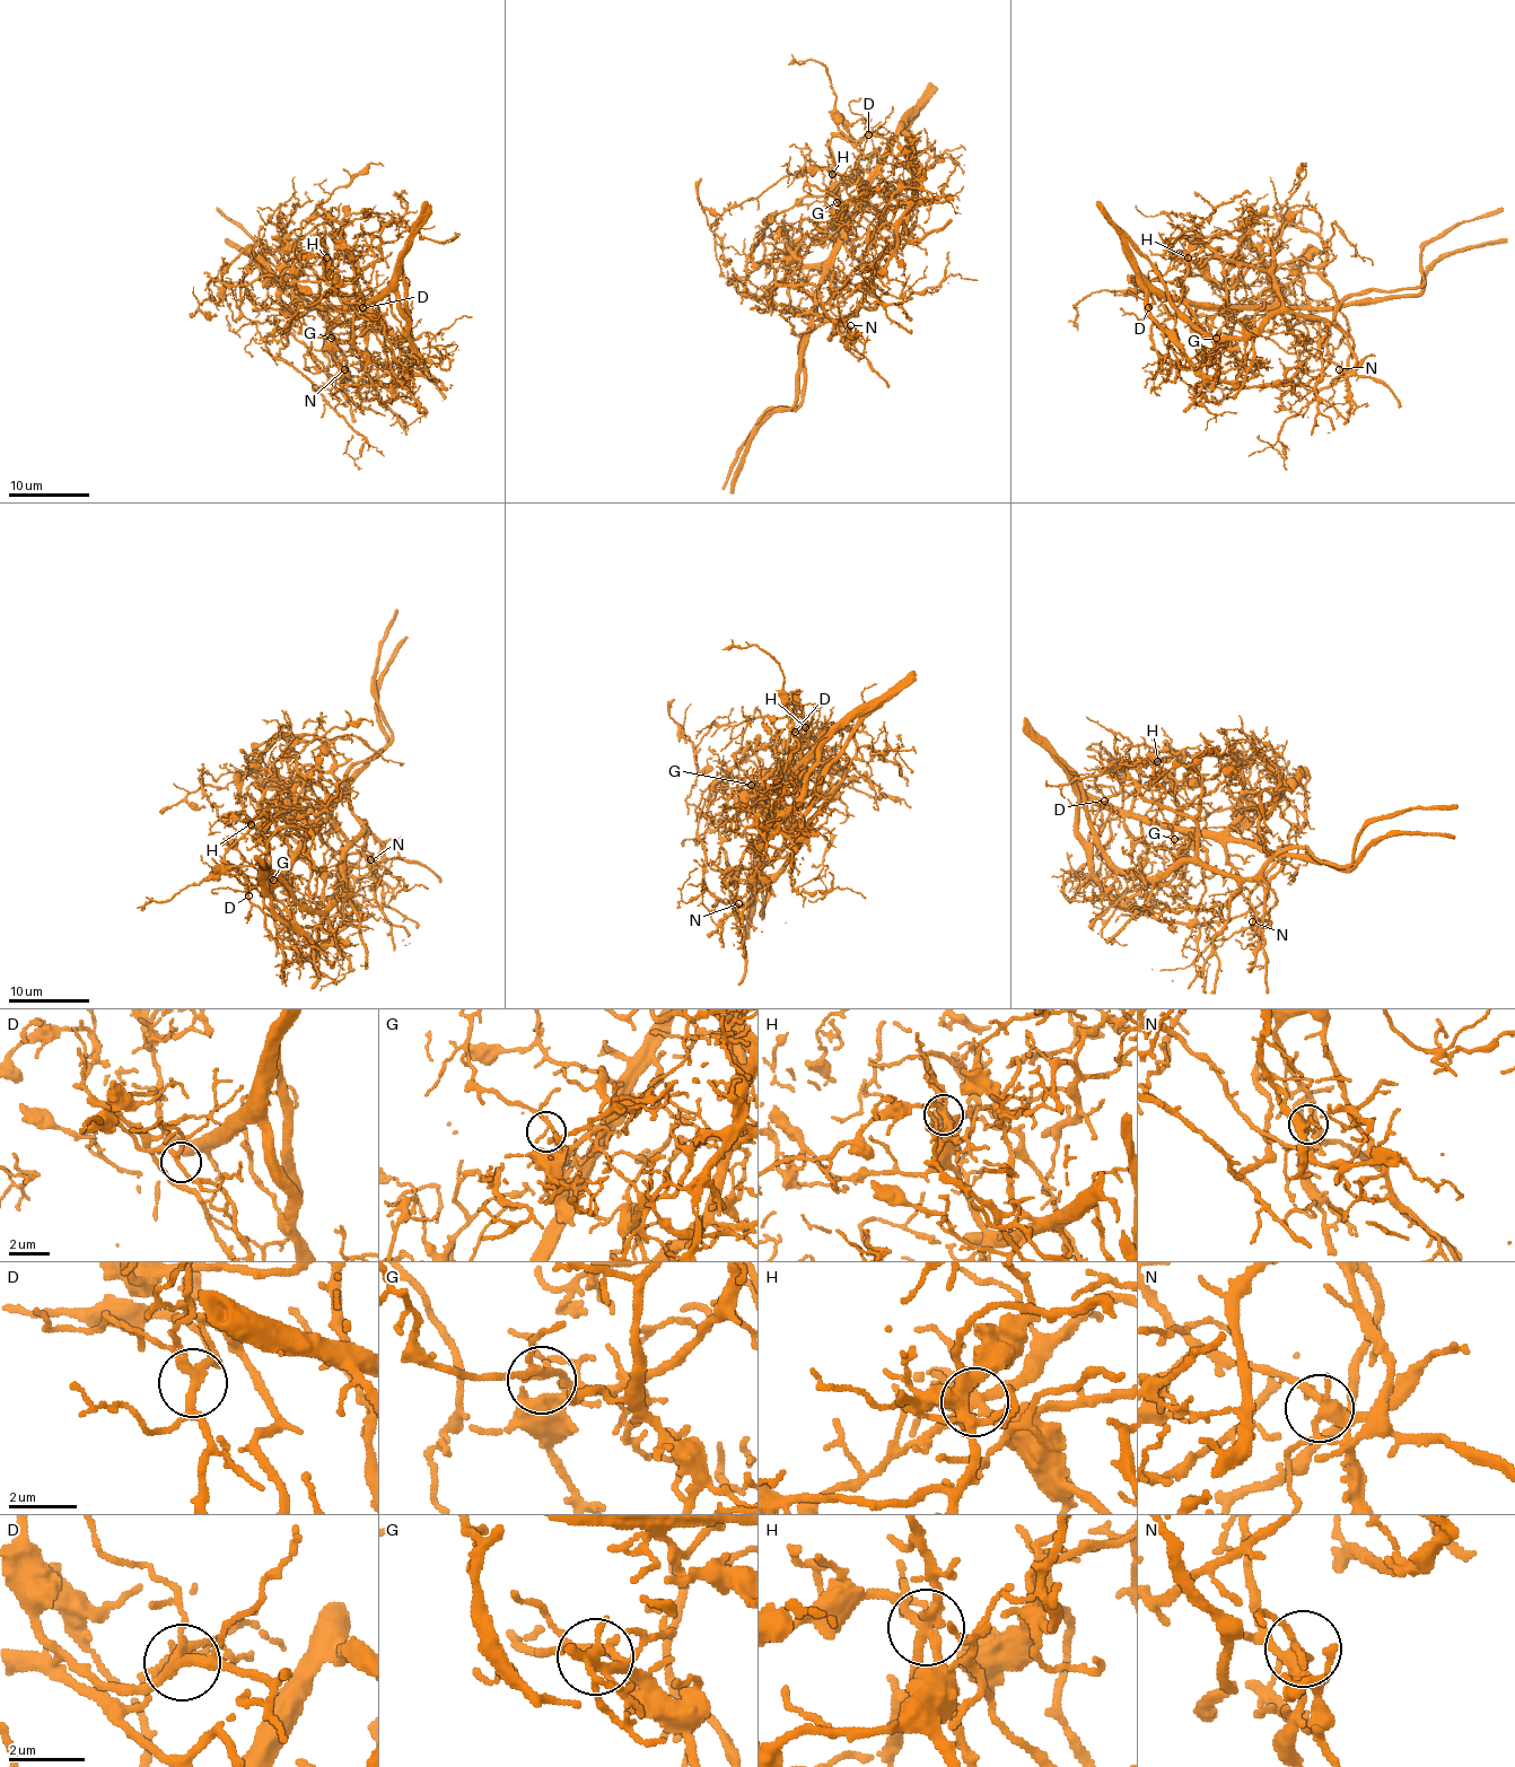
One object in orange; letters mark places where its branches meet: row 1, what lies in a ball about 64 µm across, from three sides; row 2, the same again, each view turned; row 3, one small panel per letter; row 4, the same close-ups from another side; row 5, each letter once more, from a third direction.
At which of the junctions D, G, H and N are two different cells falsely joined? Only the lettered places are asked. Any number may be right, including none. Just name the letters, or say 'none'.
H, N

